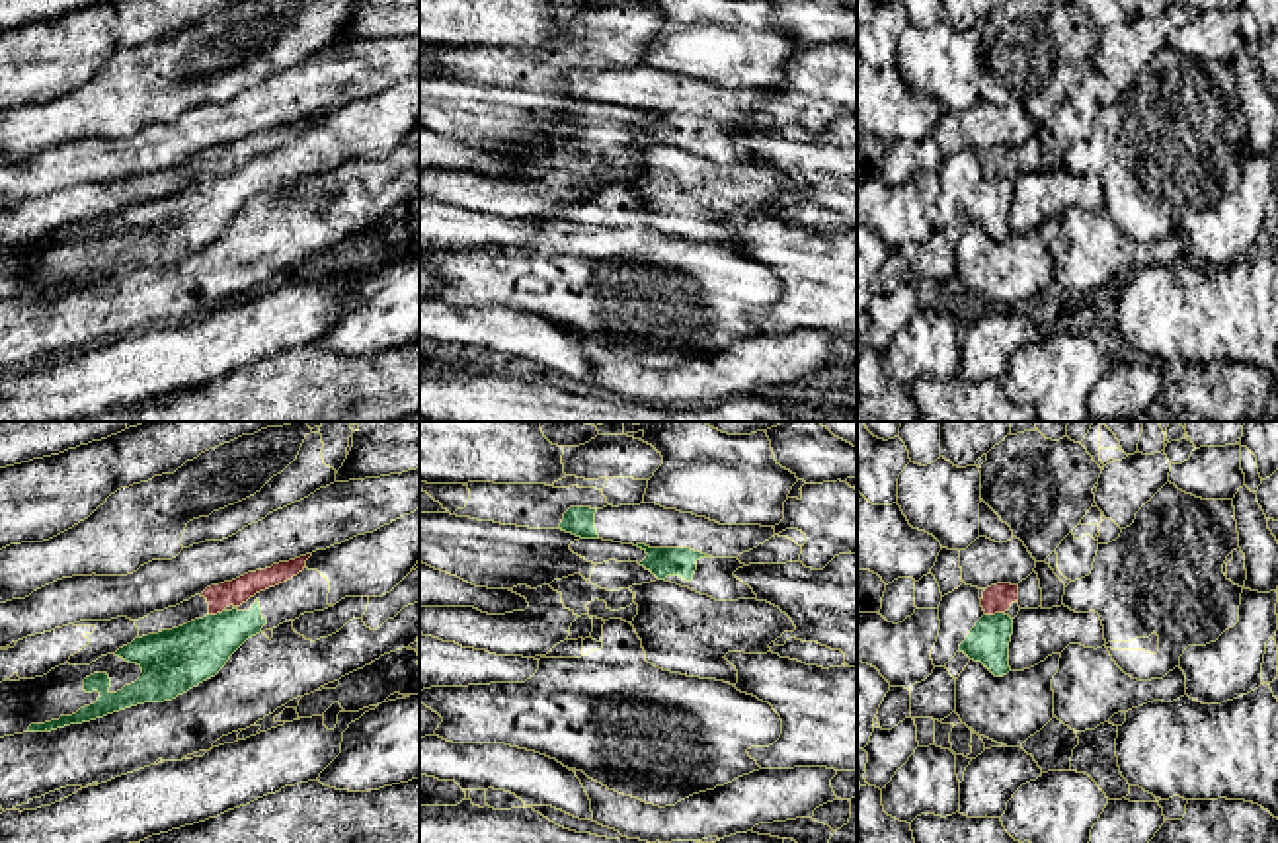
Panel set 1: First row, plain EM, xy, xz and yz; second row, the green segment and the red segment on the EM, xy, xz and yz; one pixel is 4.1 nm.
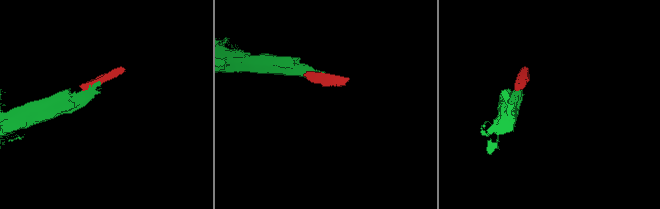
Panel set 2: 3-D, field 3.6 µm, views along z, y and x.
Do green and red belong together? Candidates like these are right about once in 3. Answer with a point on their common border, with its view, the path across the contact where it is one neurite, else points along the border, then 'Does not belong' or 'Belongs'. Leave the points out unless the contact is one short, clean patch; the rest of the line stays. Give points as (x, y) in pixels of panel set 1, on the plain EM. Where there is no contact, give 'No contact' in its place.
Touches green at yz (996, 176). Boundary: yz (1003, 174), (986, 178). Does not belong

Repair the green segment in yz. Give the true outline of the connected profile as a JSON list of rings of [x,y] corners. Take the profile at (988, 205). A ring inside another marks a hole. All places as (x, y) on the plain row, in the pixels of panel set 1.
[[[962,146],[944,158],[939,168],[940,193],[931,213],[935,230],[944,230],[958,215],[981,224],[995,240],[1009,230],[1009,205],[1013,181],[1005,176],[987,178],[981,170],[979,152]]]

